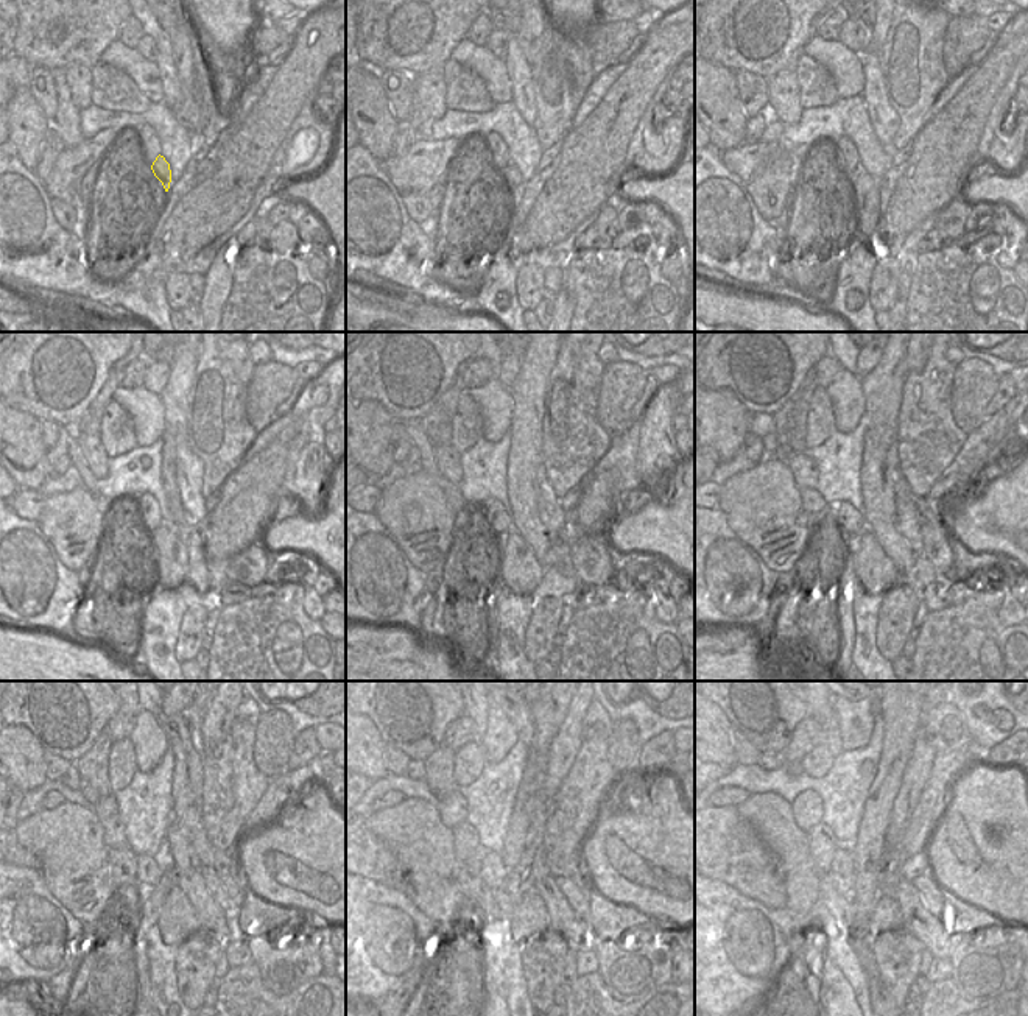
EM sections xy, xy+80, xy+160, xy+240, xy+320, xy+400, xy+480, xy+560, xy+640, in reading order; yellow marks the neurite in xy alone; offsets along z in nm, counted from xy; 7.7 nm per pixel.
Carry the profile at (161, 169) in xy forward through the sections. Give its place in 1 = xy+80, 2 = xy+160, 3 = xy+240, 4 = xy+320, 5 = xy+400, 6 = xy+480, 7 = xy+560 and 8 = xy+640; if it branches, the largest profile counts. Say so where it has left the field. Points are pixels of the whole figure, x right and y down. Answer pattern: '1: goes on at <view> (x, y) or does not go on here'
1: goes on at xy+80 (514, 183)
2: goes on at xy+160 (866, 192)
3: goes on at xy+240 (170, 550)
4: goes on at xy+320 (521, 569)
5: goes on at xy+400 (876, 572)
6: goes on at xy+480 (178, 921)
7: goes on at xy+560 (530, 917)
8: goes on at xy+640 (887, 915)

